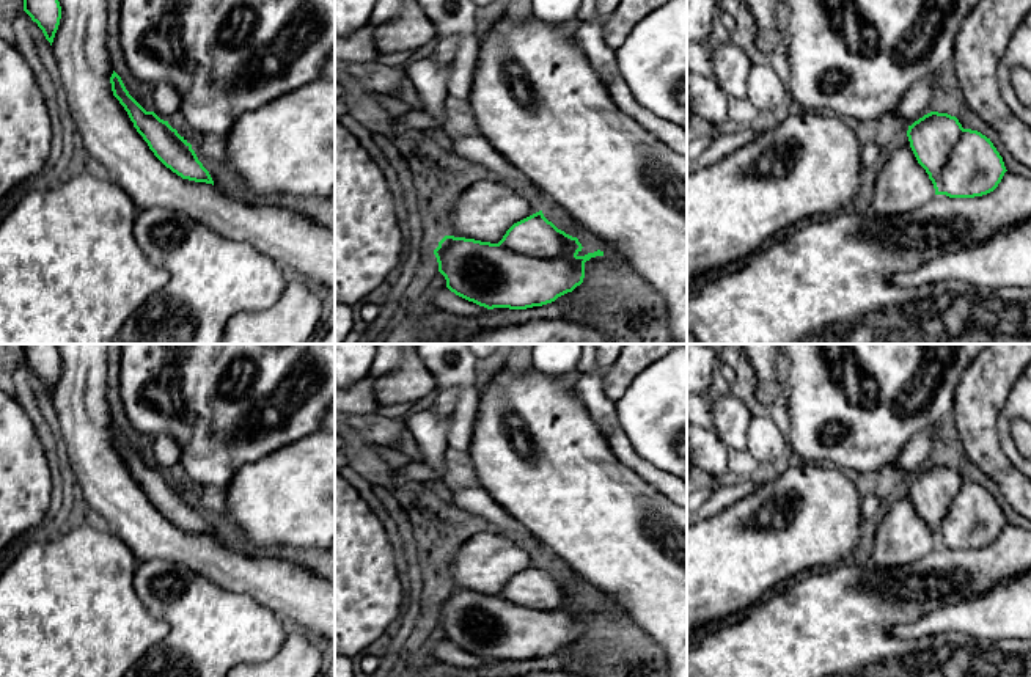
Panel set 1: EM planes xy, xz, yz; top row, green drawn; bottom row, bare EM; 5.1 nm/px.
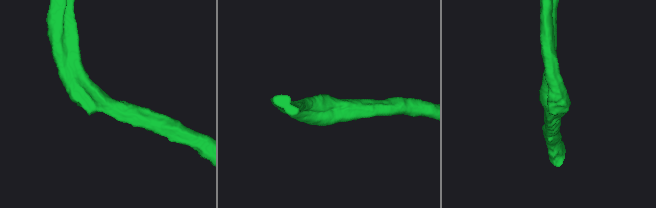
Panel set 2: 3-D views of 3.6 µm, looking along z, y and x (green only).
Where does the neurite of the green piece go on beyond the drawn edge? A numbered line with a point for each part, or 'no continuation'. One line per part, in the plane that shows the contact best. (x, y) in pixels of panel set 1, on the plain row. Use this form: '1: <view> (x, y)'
1: xy (107, 487)

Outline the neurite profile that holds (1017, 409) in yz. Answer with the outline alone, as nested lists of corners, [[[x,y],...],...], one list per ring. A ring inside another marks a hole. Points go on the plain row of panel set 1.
[[[1031,363],[1009,391],[998,419],[998,437],[1004,454],[1015,468],[1031,479],[1031,459],[1018,452],[1011,432],[1015,423],[1031,424]]]

